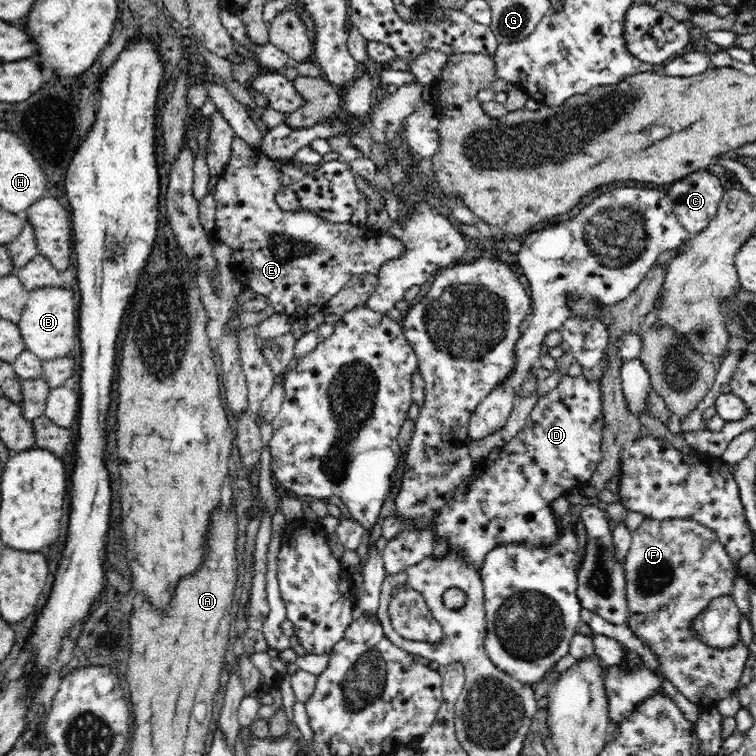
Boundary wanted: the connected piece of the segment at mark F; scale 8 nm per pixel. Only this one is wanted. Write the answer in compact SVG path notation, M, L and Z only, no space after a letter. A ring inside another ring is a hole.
M645 518L642 524L631 532L631 536L632 545L629 554L624 558L622 564L624 571L626 571L626 597L628 597L630 610L630 617L626 626L628 626L630 630L634 631L640 639L644 639L644 641L650 645L650 649L652 649L652 652L656 657L658 657L658 661L660 661L660 673L662 673L668 681L674 683L676 688L680 689L680 693L682 693L682 695L688 697L692 702L696 702L700 708L714 707L718 701L728 698L736 691L736 688L738 688L740 678L742 676L742 670L744 670L744 664L746 664L746 660L748 658L749 650L741 640L738 640L734 646L730 646L730 648L722 648L722 650L706 646L703 642L700 642L700 639L697 638L697 634L692 631L692 622L698 618L698 614L702 614L713 598L731 596L734 588L734 576L738 573L737 566L734 565L732 558L730 558L726 553L725 547L719 542L716 533L714 533L712 529L692 520L670 518L658 521L654 518Z

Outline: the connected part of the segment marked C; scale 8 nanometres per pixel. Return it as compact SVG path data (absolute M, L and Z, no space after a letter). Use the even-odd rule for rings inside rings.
M700 170L669 184L667 193L672 197L678 222L696 235L715 217L726 189L725 180Z

